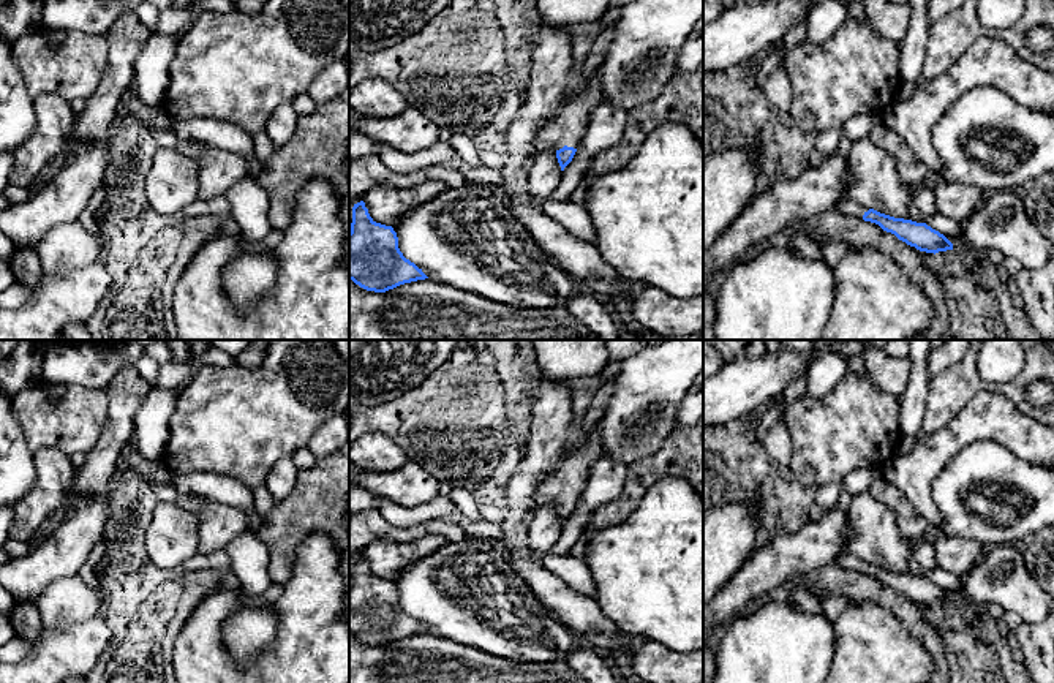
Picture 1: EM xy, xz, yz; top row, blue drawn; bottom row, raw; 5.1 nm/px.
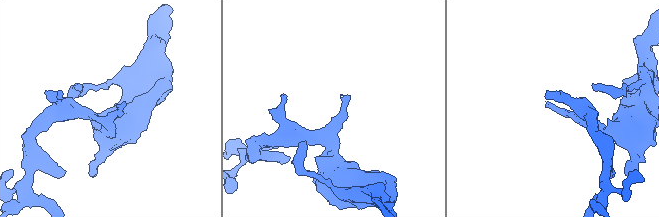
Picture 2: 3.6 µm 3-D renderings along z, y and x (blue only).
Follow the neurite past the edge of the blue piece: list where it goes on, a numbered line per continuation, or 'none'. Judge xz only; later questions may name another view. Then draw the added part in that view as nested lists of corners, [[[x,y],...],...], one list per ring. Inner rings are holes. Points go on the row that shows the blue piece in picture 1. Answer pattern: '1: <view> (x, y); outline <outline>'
1: xz (568, 127); outline [[[599,68],[585,82],[575,84],[574,89],[575,96],[540,130],[537,152],[559,150],[564,145],[577,149],[580,145],[591,112],[602,101]]]

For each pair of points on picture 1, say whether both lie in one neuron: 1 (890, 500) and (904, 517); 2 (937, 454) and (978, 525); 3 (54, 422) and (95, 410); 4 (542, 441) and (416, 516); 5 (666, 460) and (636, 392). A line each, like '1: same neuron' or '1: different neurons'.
1: same neuron
2: different neurons
3: same neuron
4: different neurons
5: different neurons

